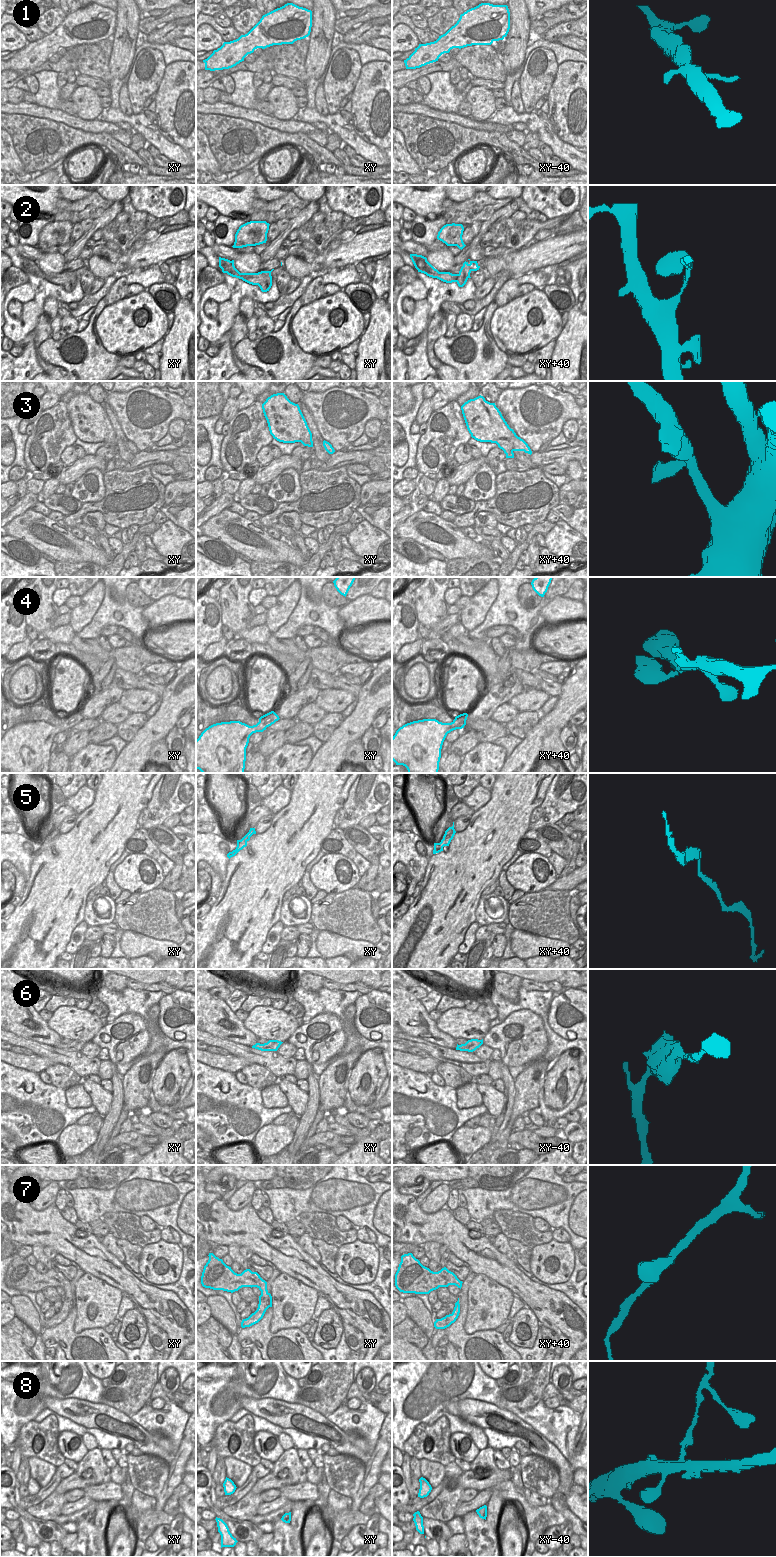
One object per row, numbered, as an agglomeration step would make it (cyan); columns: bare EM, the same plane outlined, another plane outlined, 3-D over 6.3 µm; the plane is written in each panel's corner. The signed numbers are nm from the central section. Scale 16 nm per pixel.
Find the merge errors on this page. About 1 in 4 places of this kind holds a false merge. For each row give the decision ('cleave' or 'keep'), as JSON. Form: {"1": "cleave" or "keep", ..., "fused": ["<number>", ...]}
{"1": "keep", "2": "cleave", "3": "keep", "4": "keep", "5": "keep", "6": "keep", "7": "keep", "8": "cleave", "fused": ["2", "8"]}

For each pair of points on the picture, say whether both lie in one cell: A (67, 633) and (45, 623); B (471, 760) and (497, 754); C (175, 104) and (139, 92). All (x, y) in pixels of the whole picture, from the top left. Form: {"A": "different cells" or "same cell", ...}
{"A": "same cell", "B": "same cell", "C": "different cells"}

